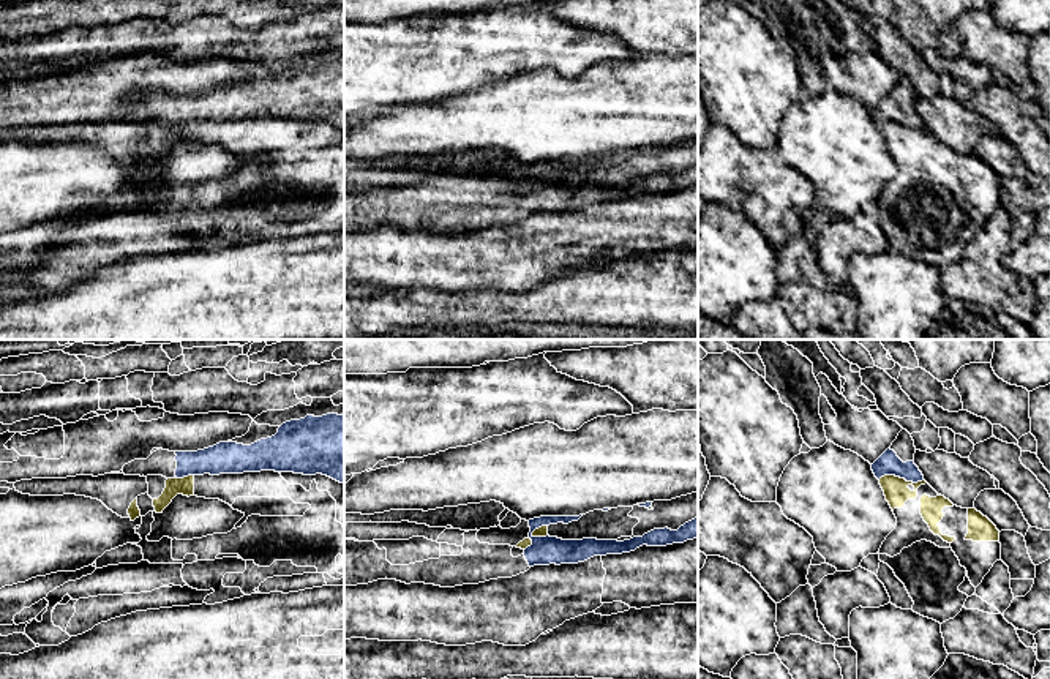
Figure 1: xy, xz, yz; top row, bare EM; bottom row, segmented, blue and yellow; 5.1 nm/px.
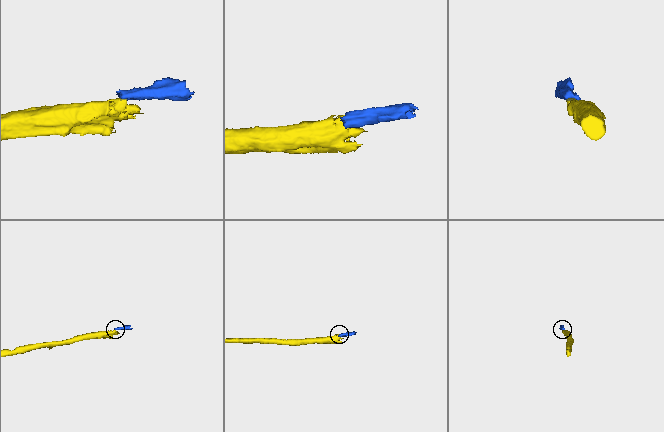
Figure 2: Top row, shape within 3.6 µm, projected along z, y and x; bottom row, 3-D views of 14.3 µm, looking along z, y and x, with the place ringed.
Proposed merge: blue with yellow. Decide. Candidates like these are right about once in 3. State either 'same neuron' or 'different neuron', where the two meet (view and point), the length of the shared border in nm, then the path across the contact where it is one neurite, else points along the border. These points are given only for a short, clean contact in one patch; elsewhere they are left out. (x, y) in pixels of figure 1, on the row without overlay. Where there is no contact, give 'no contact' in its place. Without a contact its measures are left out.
different neuron | yz (900, 123) | 240 nm | along yz (878, 125), (899, 122), (913, 128), (922, 127)

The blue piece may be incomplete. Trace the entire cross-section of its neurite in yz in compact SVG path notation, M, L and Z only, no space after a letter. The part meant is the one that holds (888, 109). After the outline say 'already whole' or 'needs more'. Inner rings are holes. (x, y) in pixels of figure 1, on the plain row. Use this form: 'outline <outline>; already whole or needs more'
outline M902 76L892 92L872 111L875 123L895 122L906 128L922 128L924 122L914 111L914 87L906 76Z; needs more

